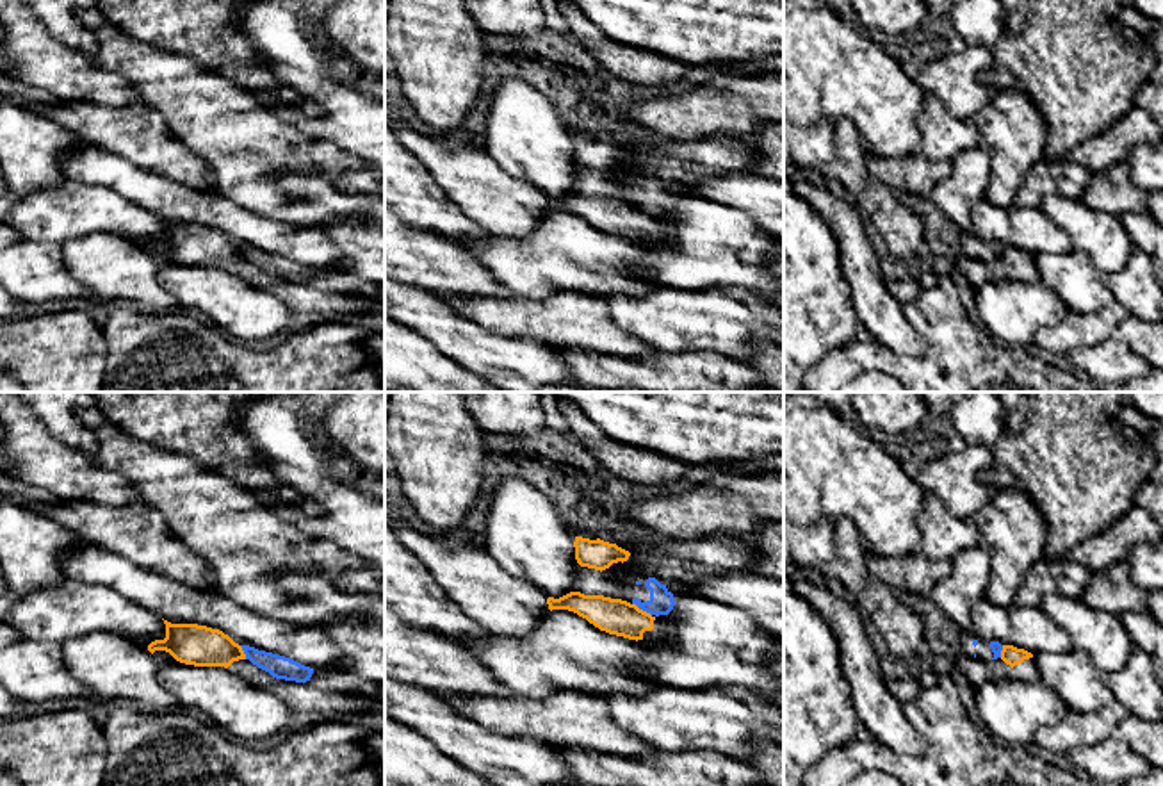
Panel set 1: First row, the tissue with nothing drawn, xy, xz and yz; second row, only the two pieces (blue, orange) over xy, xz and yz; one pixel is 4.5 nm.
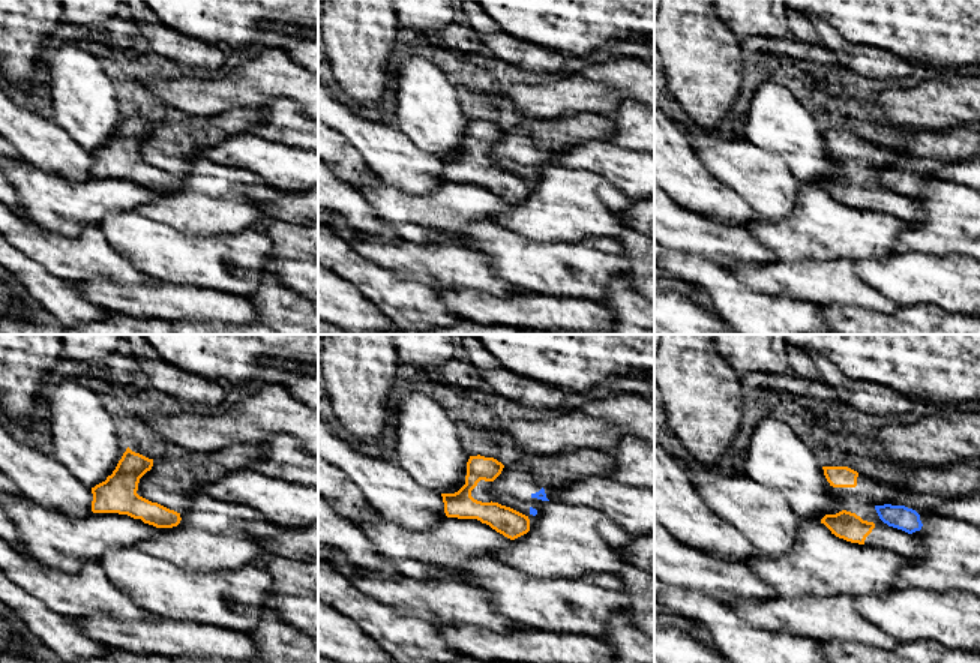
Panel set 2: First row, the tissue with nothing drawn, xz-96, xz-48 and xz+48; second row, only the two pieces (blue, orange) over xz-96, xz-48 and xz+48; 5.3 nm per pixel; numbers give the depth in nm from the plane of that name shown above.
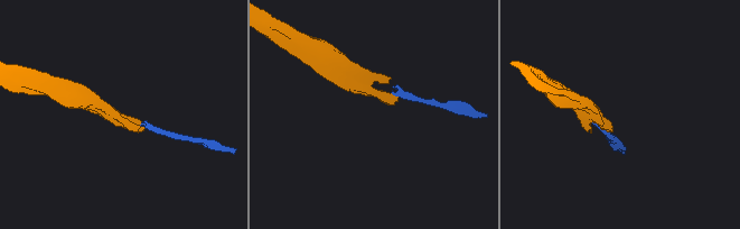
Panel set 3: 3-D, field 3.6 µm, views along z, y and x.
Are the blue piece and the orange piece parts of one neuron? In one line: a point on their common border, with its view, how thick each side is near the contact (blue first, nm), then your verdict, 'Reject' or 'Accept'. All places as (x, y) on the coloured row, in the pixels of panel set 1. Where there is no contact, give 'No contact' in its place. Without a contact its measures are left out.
Touches blue at xz (642, 608). Thickness 110 nm (blue) against 160 nm. Reject

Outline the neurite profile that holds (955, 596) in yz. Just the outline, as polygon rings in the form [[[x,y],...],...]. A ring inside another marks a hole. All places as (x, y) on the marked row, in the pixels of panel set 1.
[[[965,549],[951,558],[951,574],[930,590],[928,599],[962,631],[972,631],[972,606],[985,597],[990,574],[988,551]]]

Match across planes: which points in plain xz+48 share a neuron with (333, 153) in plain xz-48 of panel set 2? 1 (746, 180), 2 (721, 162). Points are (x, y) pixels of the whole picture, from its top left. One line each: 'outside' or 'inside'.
1: outside
2: outside

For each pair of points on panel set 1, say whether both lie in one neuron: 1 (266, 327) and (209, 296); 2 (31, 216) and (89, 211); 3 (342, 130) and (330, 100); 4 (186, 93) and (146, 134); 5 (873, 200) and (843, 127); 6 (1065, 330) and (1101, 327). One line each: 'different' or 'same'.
1: same
2: same
3: same
4: different
5: same
6: same

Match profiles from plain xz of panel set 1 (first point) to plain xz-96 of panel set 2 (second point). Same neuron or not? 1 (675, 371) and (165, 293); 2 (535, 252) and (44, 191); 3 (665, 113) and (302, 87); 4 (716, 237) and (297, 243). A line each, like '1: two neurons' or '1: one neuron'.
1: one neuron
2: one neuron
3: one neuron
4: two neurons

